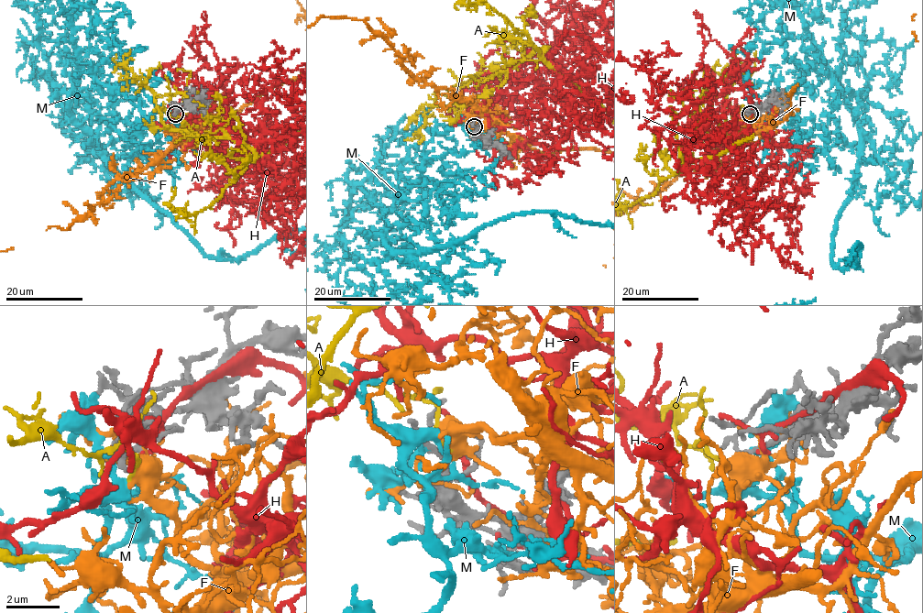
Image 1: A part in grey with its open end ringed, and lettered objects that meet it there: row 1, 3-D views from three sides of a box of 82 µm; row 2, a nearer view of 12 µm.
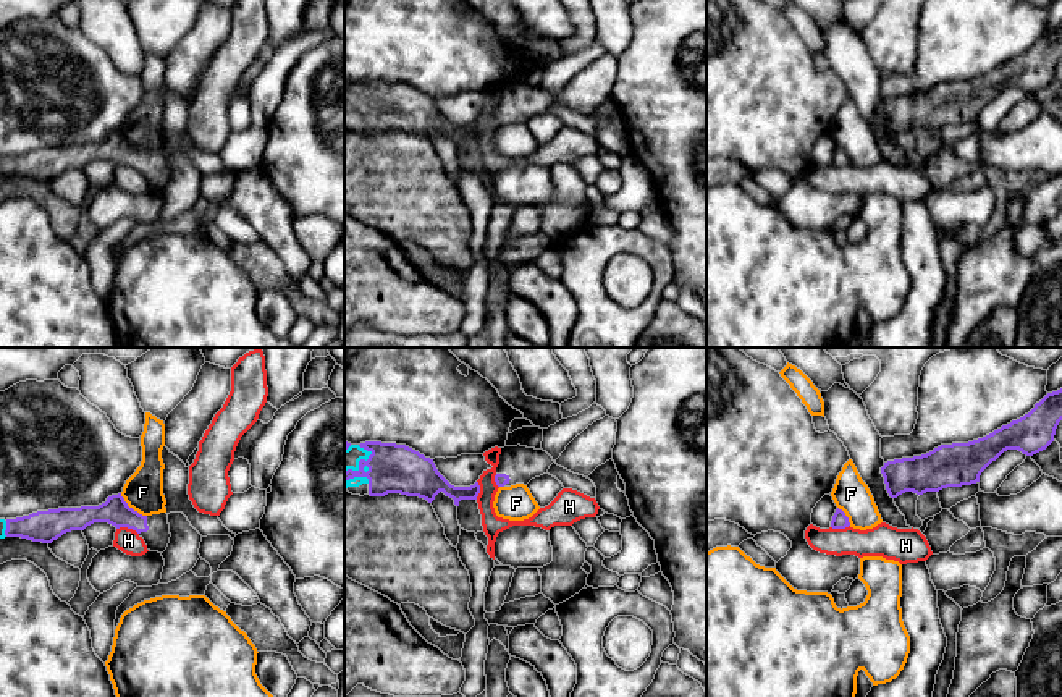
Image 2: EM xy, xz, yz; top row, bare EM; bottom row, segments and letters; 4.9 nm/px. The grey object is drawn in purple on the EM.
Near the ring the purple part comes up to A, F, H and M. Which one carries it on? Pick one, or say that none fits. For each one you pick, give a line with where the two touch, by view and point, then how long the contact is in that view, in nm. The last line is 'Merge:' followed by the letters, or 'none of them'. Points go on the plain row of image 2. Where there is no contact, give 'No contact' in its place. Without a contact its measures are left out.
M: Touches purple at xz (359, 102). Shared border 180 nm
Merge: M

